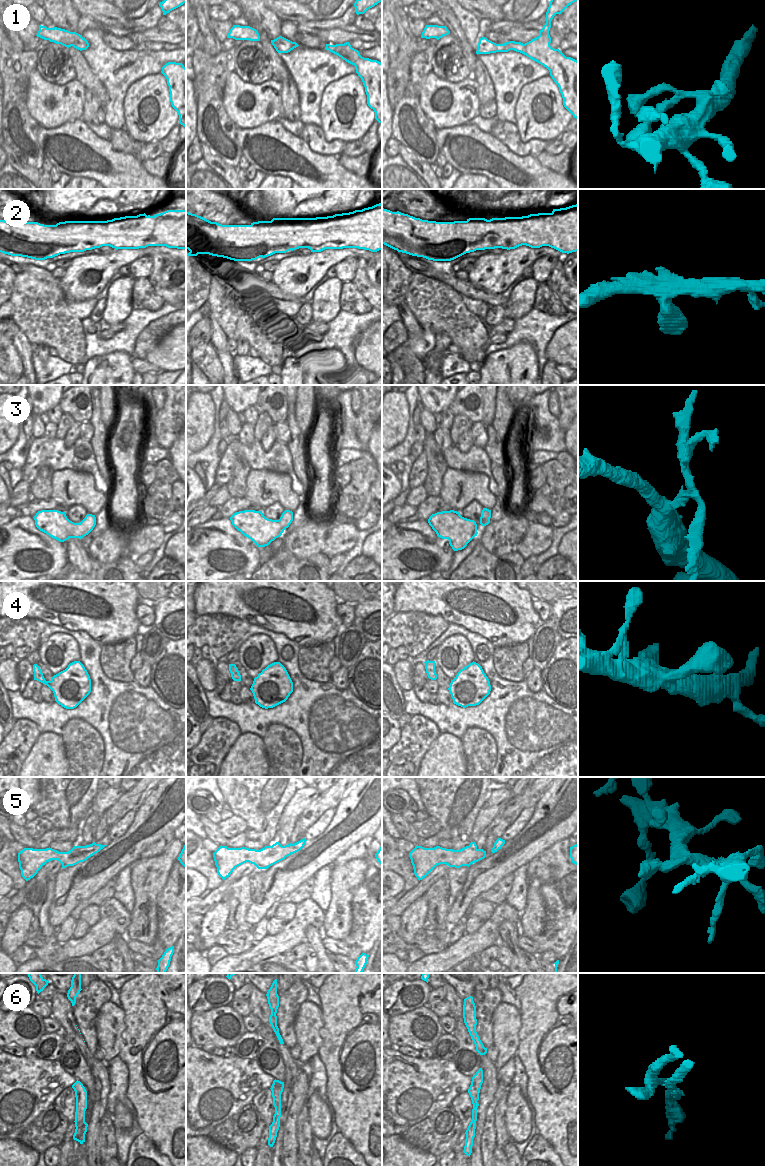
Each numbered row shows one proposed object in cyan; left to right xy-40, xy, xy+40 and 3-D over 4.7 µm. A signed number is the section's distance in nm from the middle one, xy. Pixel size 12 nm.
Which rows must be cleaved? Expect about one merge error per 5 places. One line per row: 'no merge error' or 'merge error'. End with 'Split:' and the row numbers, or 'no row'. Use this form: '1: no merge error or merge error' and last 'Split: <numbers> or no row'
1: no merge error
2: no merge error
3: no merge error
4: no merge error
5: no merge error
6: merge error
Split: 6

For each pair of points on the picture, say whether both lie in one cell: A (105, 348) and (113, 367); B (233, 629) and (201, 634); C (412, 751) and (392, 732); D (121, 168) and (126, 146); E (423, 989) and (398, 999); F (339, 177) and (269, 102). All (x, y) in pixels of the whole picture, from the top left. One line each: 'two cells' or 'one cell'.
A: two cells
B: one cell
C: two cells
D: two cells
E: one cell
F: two cells

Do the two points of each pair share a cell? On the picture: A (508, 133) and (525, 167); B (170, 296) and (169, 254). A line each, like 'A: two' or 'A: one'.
A: two
B: two

